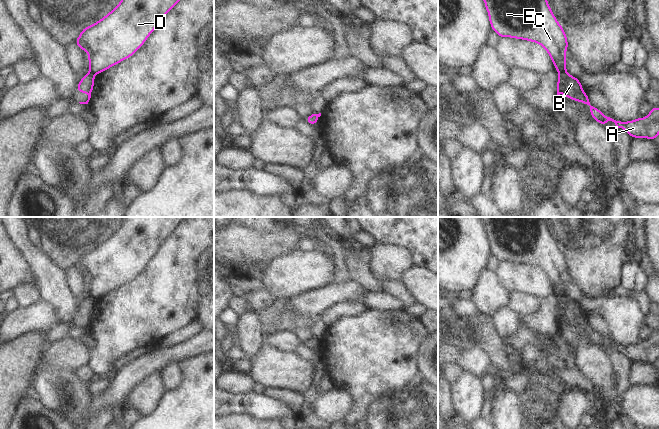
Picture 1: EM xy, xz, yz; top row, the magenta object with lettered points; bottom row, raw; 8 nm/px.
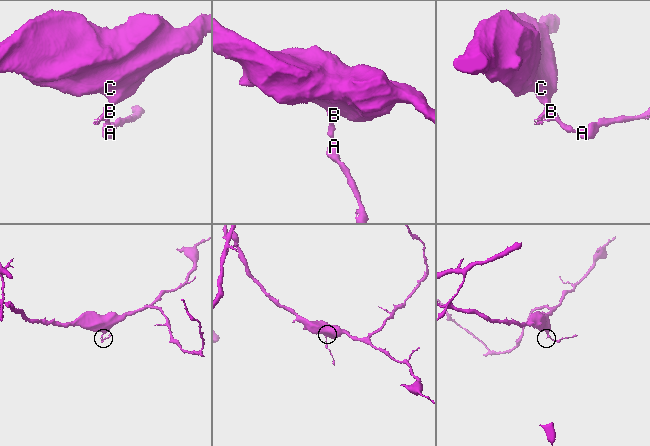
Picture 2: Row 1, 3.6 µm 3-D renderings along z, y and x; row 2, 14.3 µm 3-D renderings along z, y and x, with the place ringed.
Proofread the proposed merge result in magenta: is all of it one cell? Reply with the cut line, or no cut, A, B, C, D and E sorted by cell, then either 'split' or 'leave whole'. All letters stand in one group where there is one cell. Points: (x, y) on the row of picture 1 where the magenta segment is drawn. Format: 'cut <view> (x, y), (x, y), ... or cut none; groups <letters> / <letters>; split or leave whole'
cut yz (565, 71), (559, 74); groups A B / C D E; split

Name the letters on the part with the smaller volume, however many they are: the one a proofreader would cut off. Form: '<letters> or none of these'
A, B.

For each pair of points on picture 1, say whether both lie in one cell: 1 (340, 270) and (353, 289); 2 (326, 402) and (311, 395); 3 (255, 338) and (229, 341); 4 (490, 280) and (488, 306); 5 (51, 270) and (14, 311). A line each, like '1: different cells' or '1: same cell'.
1: different cells
2: same cell
3: different cells
4: same cell
5: different cells

